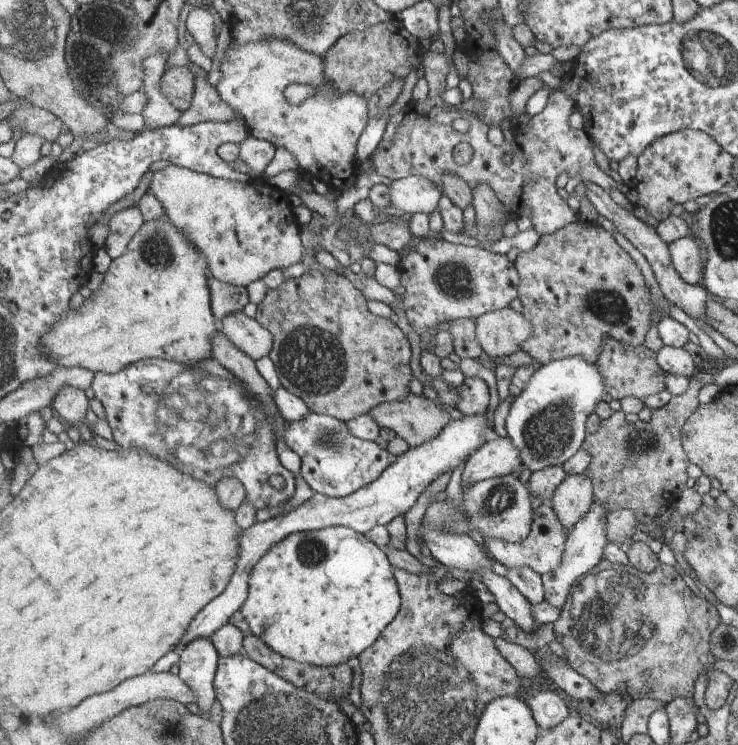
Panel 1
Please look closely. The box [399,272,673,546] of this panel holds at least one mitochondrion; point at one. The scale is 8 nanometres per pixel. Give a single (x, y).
(551, 431)

